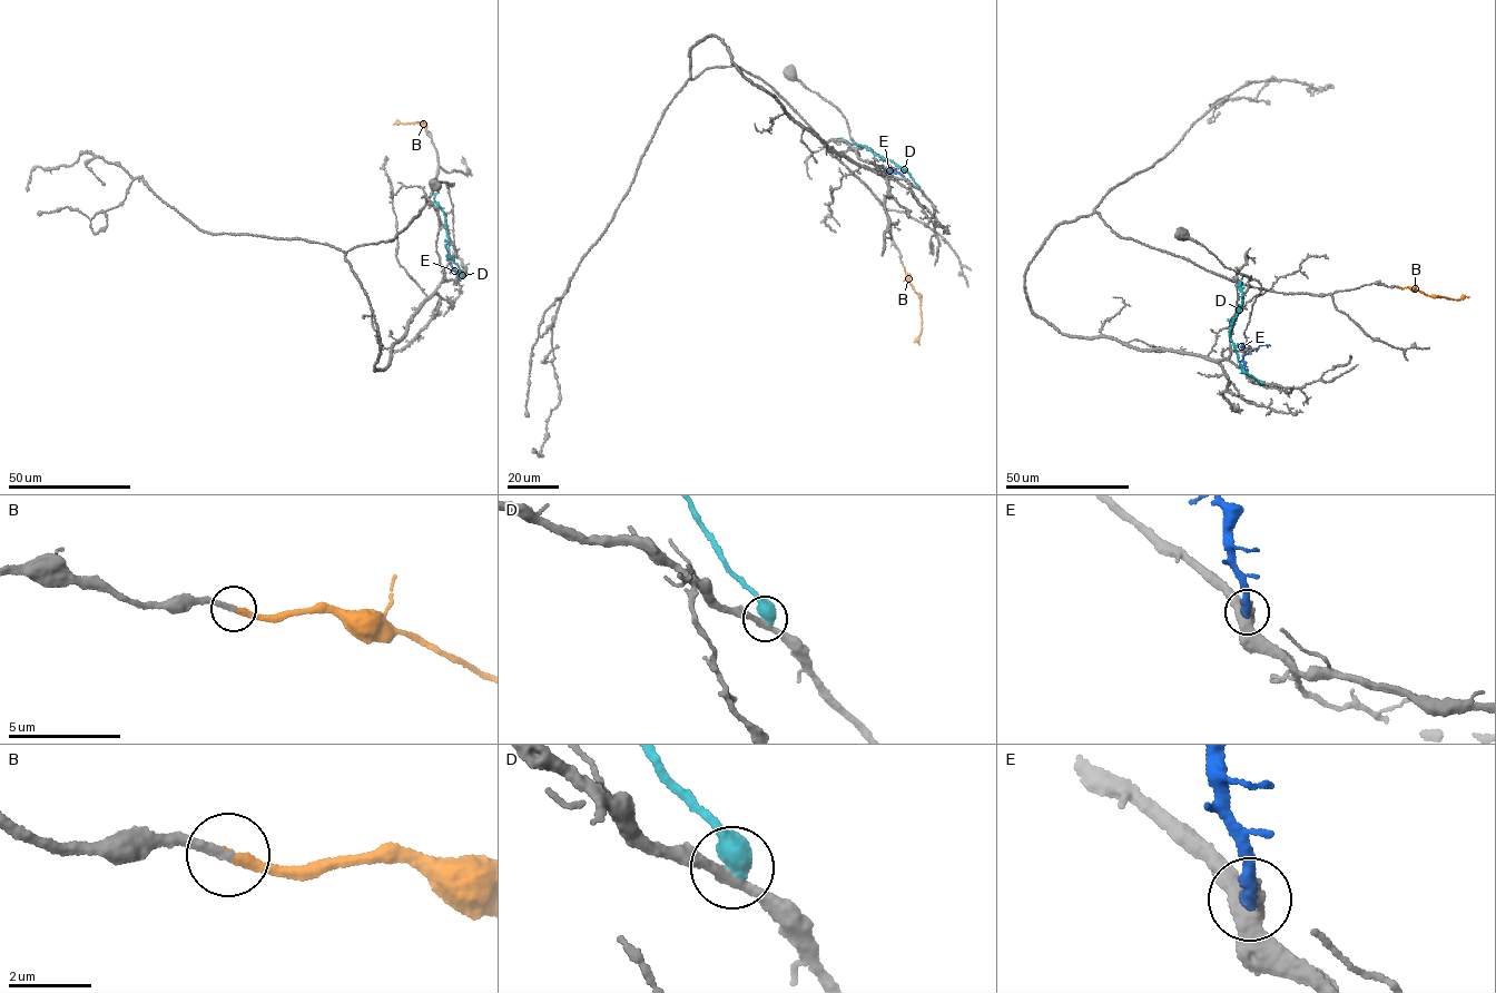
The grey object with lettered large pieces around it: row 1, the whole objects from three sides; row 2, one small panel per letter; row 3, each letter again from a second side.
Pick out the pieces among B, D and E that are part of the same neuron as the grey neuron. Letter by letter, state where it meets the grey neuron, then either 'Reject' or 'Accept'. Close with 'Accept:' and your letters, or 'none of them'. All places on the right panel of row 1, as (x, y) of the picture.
B: Touches grey at (1398, 287). Accept
D: Touches grey at (1262, 382). Reject
E: Touches grey at (1247, 373). Reject
Accept: B

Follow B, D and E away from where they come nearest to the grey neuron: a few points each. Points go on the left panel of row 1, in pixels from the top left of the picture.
B: (426, 131), (423, 123), (403, 124), (397, 120)
D: (463, 275), (449, 255), (445, 213), (434, 200), (438, 190)
E: (456, 278), (446, 244)

